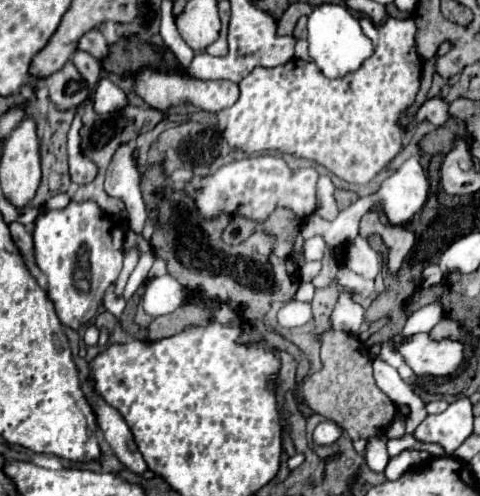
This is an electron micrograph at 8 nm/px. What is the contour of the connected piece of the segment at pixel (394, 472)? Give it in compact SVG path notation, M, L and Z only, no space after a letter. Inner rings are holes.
M406 448L398 456L390 458L384 474L386 474L388 480L398 480L404 472L408 472L410 468L414 468L414 464L420 464L422 460L428 460L428 458L430 458L430 452L426 452L426 450Z

